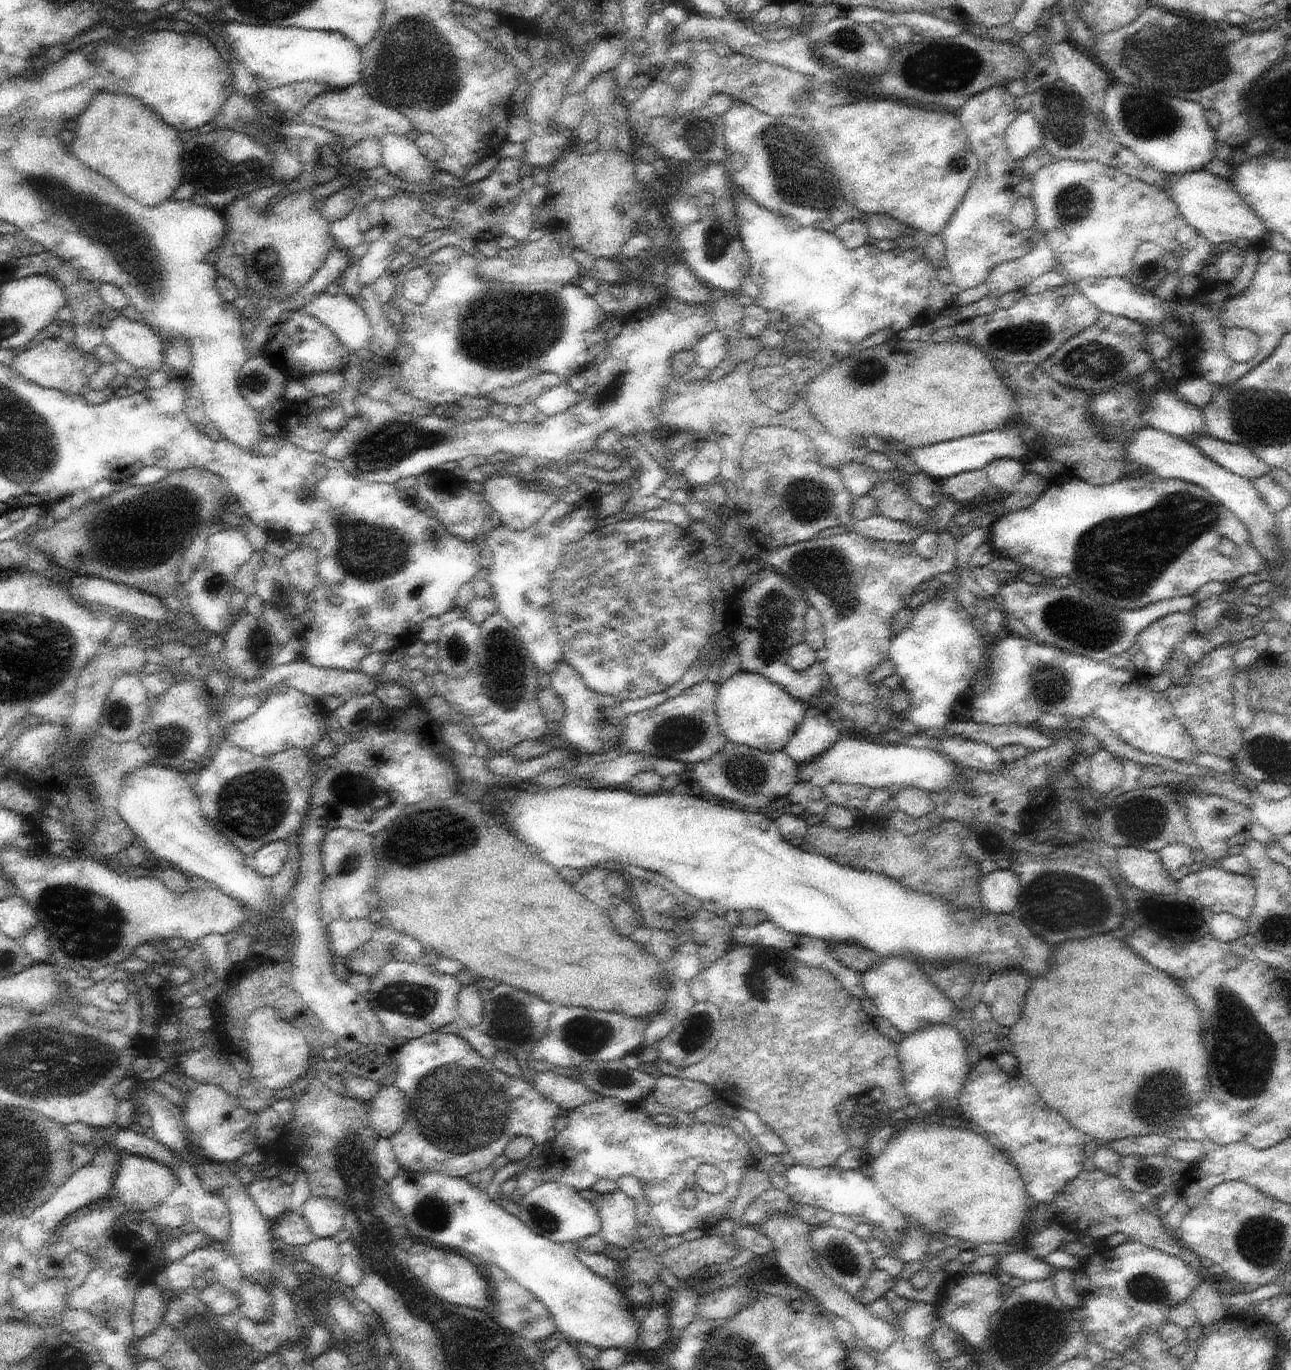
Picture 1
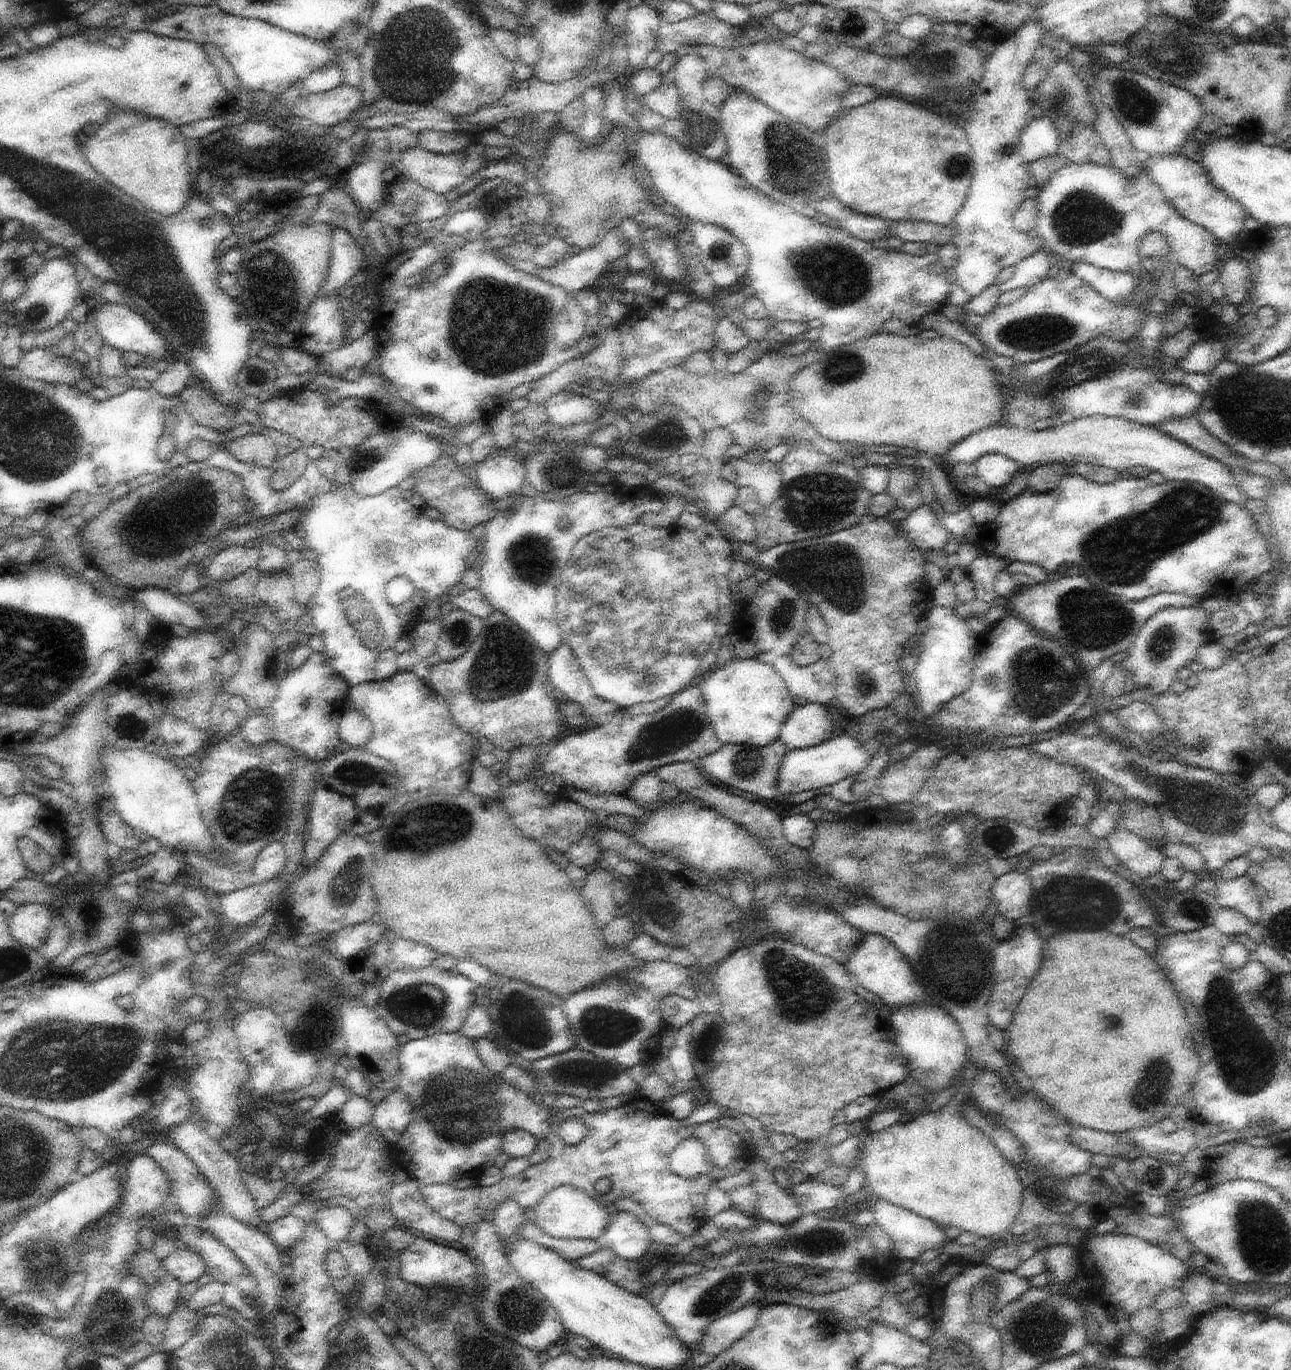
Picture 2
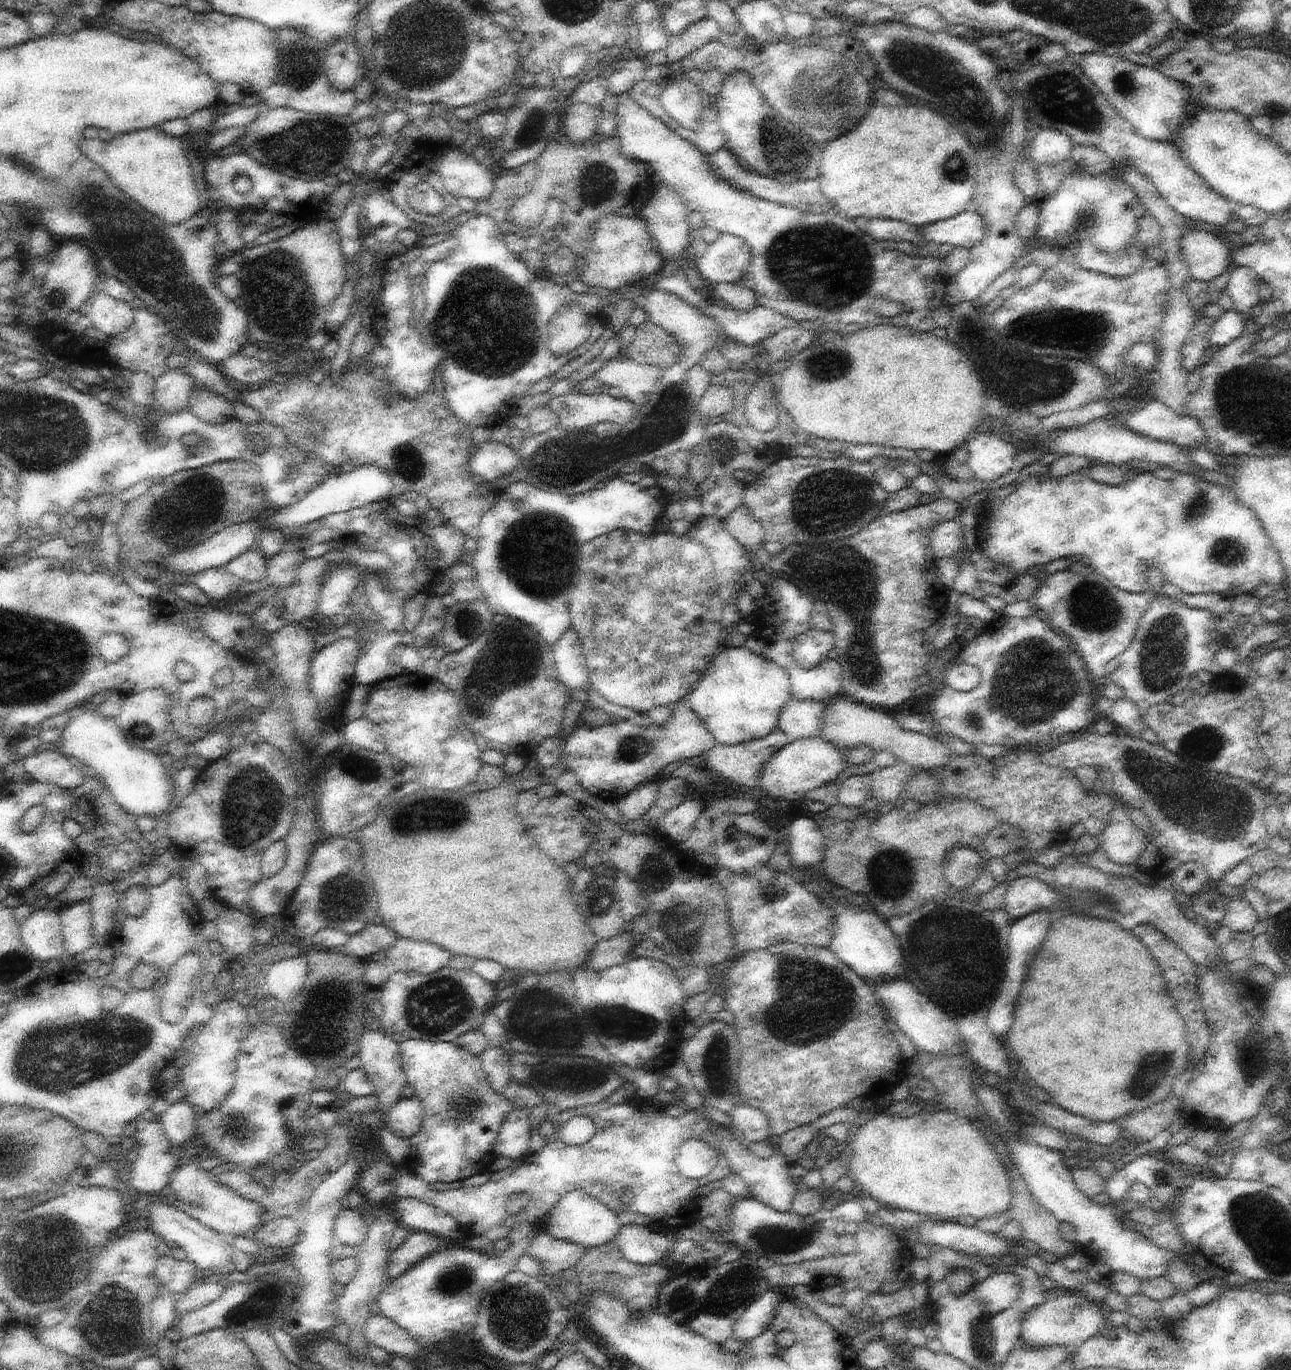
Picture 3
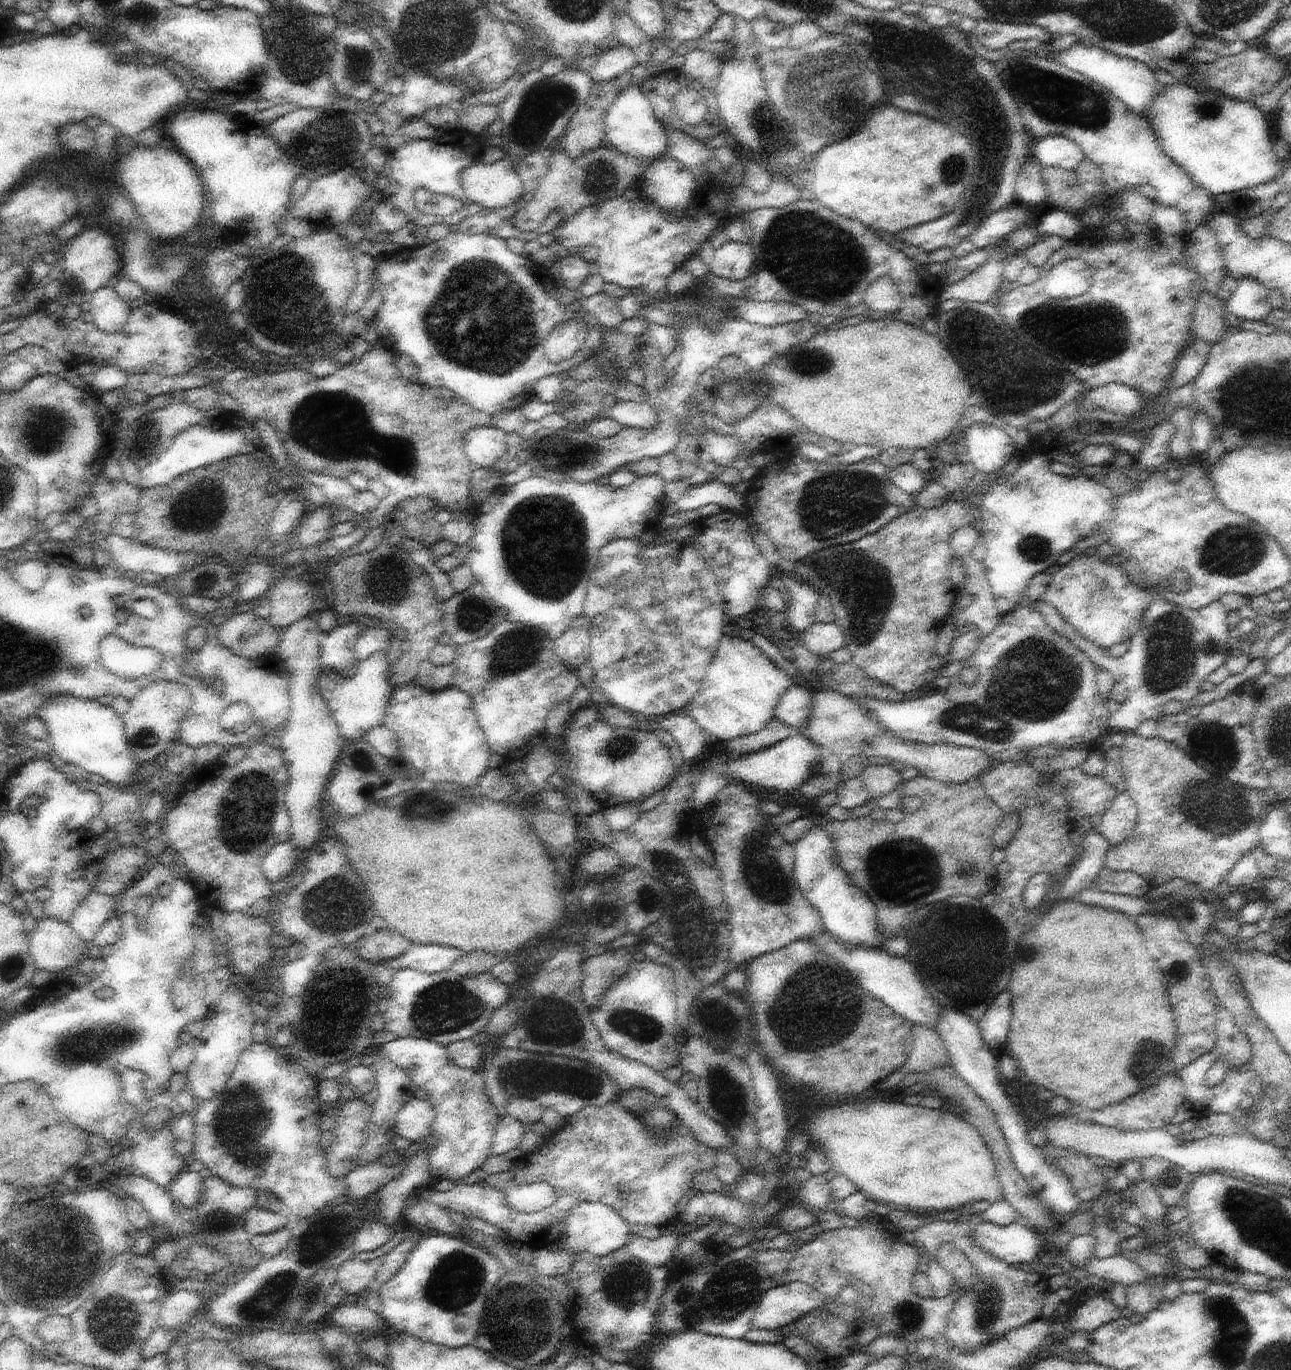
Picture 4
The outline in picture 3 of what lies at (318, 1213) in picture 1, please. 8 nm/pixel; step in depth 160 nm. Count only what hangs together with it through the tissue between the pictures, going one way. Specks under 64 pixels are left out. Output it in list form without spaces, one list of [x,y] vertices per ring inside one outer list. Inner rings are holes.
[[[342,1209],[335,1222],[334,1234],[336,1242],[359,1247],[367,1237],[370,1227],[360,1211]]]

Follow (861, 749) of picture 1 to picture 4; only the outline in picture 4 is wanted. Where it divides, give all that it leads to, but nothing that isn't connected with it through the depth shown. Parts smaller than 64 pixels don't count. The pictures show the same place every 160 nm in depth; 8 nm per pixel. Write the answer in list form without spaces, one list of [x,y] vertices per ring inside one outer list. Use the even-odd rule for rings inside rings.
[[[799,732],[797,735],[777,742],[774,746],[752,754],[739,757],[727,755],[726,751],[724,751],[724,756],[720,752],[713,754],[712,760],[706,764],[706,768],[694,782],[695,791],[691,800],[692,812],[703,811],[715,800],[723,787],[734,780],[754,787],[771,788],[772,791],[788,792],[788,790],[799,789],[810,777],[811,770],[819,763],[820,750],[819,746]]]

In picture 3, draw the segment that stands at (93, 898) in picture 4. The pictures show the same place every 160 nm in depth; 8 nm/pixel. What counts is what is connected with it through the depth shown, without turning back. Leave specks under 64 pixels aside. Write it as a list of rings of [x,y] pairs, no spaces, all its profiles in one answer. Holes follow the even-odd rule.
[[[89,900],[66,906],[60,915],[63,935],[67,944],[66,956],[83,953],[94,945],[93,910]]]

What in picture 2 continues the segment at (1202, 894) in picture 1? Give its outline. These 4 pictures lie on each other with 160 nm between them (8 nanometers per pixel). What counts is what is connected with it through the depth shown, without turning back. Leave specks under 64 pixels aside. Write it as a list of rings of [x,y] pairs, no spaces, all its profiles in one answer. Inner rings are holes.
[[[1208,873],[1206,877],[1210,877],[1216,884],[1215,893],[1216,900],[1221,907],[1234,907],[1243,912],[1252,922],[1256,924],[1262,916],[1261,902],[1257,898],[1256,887],[1253,879],[1249,879],[1246,875],[1224,880]]]

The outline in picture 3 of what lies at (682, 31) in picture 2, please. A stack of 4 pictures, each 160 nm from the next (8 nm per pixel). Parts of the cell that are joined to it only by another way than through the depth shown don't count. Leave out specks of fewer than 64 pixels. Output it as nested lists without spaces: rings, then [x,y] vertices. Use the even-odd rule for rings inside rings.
[[[710,17],[688,25],[682,34],[669,35],[664,50],[667,54],[667,62],[681,61],[705,44],[718,40],[719,37],[723,37],[723,30],[719,22]]]

